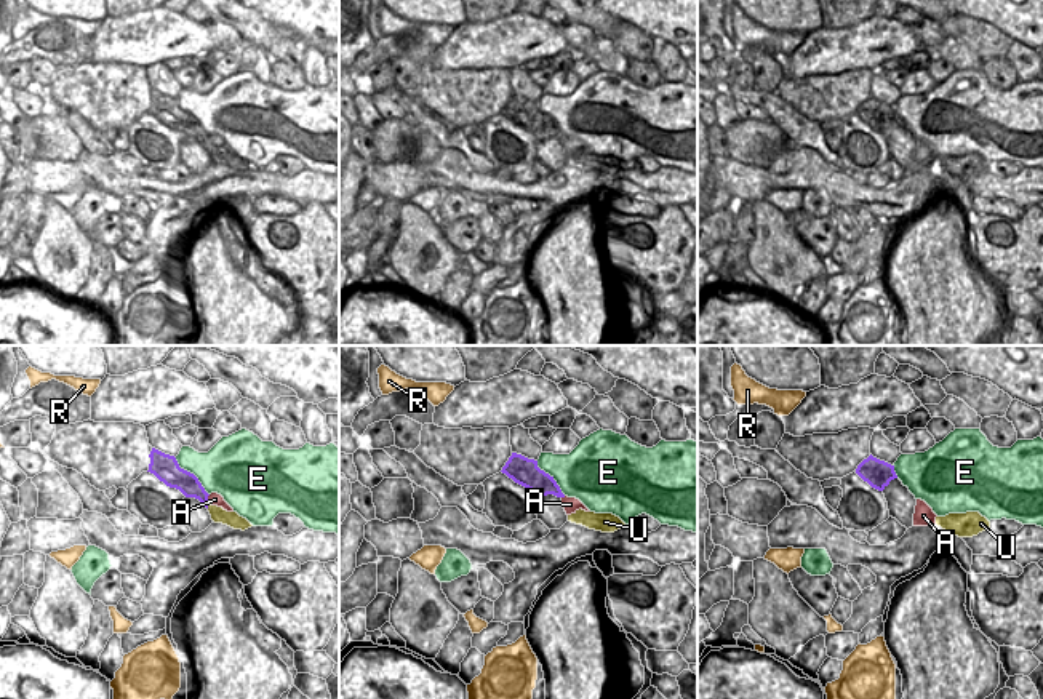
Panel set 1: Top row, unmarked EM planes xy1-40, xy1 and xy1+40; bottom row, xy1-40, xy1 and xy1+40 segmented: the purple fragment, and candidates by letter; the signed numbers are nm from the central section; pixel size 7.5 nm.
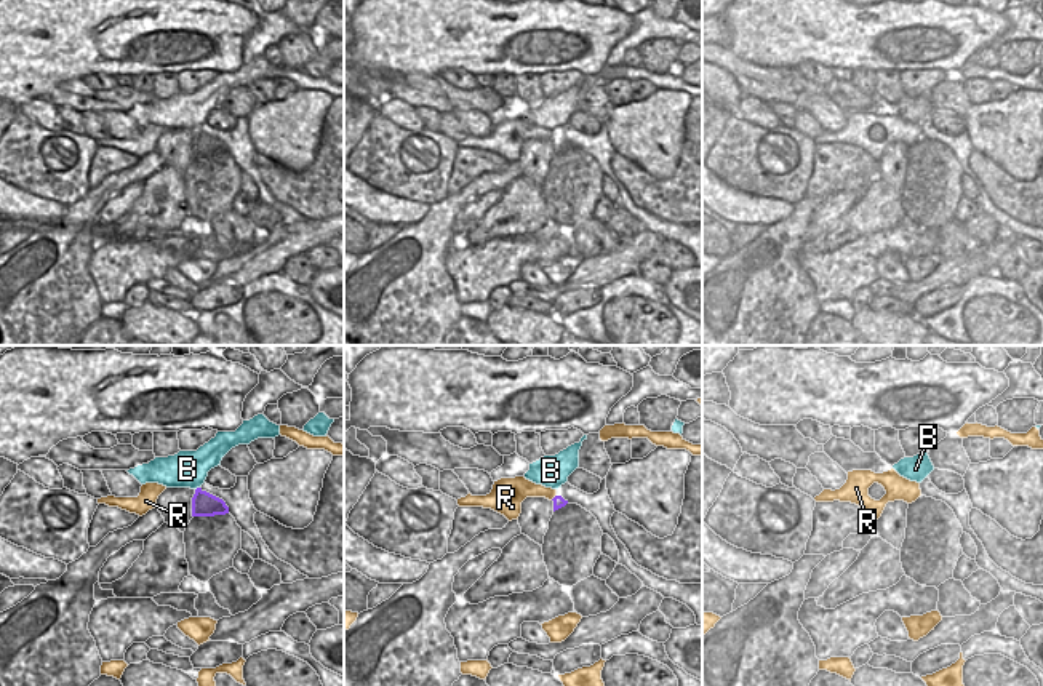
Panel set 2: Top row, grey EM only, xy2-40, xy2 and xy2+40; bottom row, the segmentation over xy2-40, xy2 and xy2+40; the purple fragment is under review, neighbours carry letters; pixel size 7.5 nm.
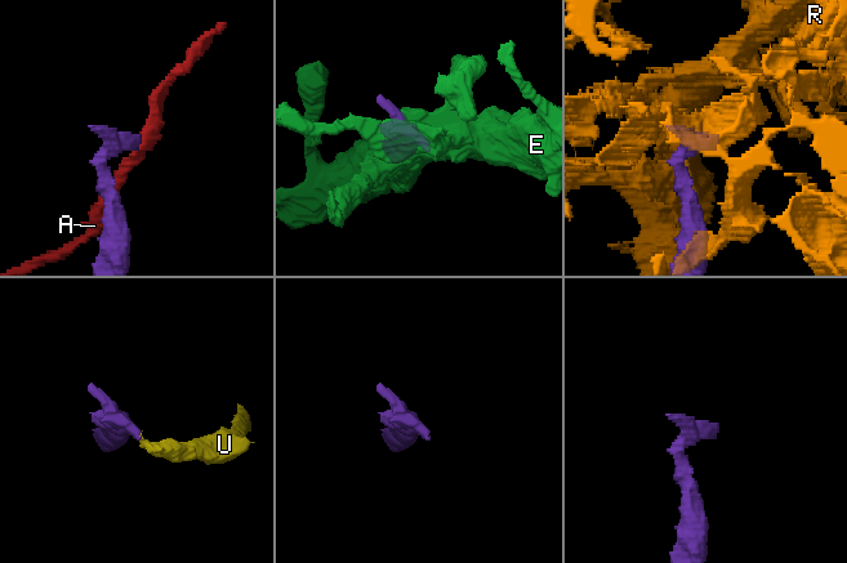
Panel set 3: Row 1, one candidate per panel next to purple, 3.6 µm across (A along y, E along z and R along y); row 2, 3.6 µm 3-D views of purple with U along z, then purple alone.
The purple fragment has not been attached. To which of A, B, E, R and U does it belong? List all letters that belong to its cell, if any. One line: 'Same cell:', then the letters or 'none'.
Same cell: U

